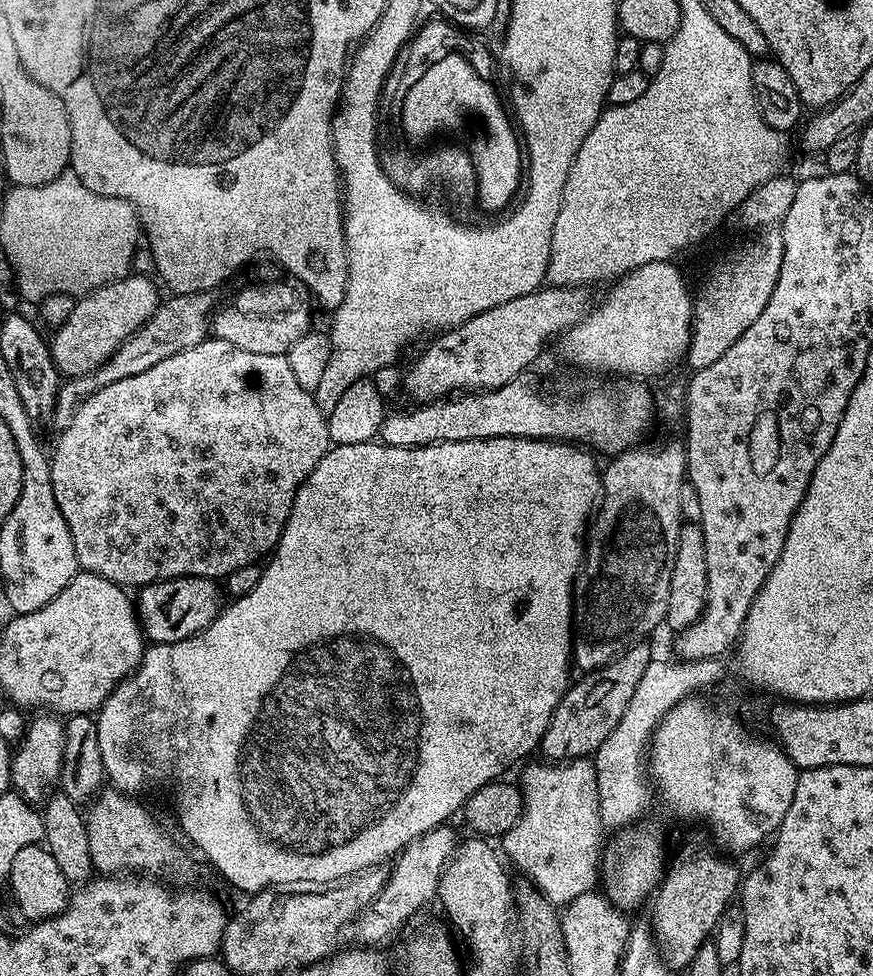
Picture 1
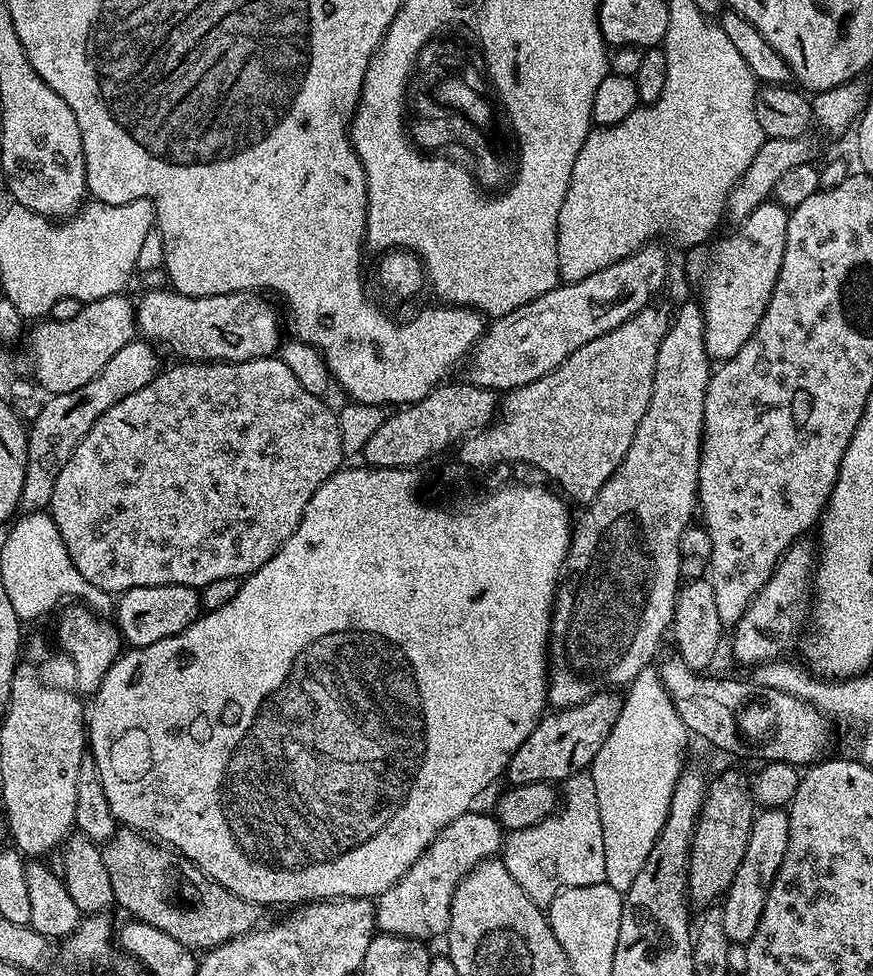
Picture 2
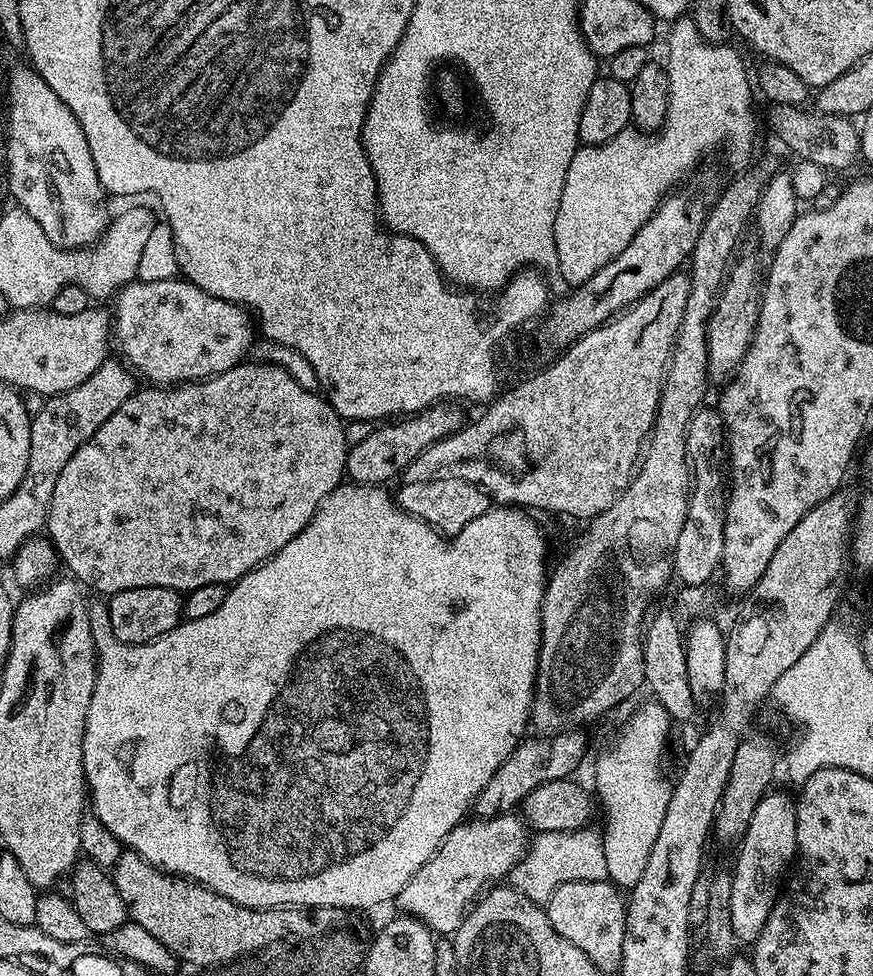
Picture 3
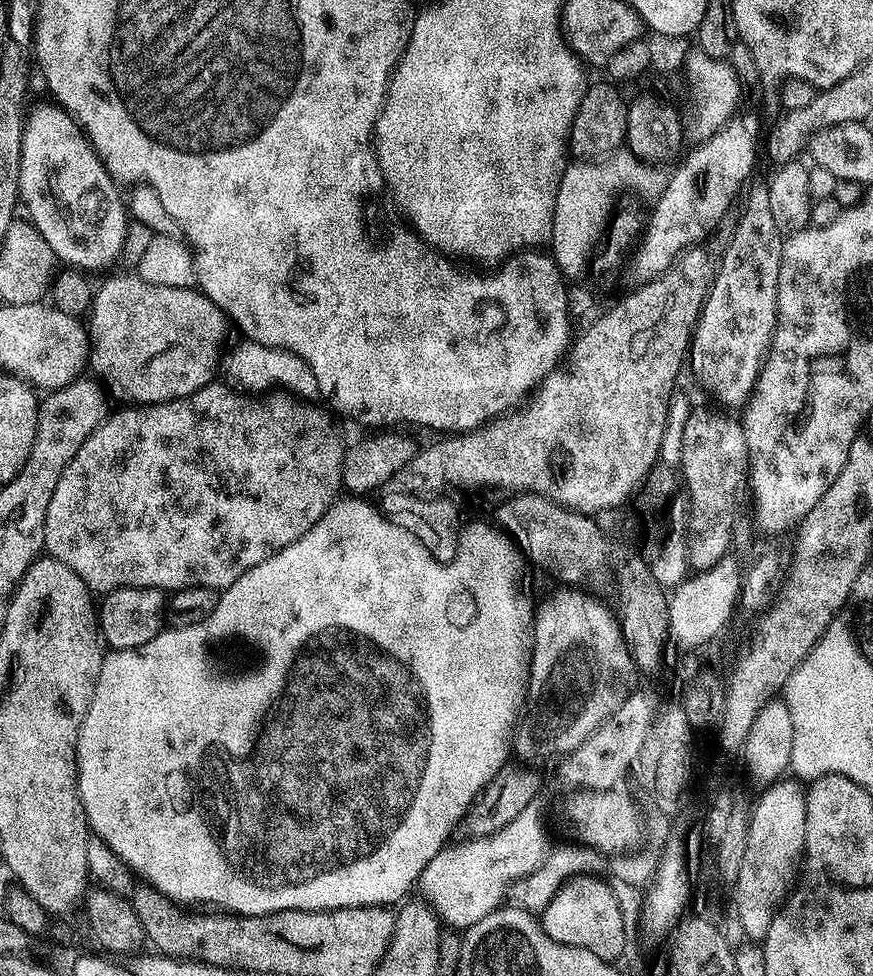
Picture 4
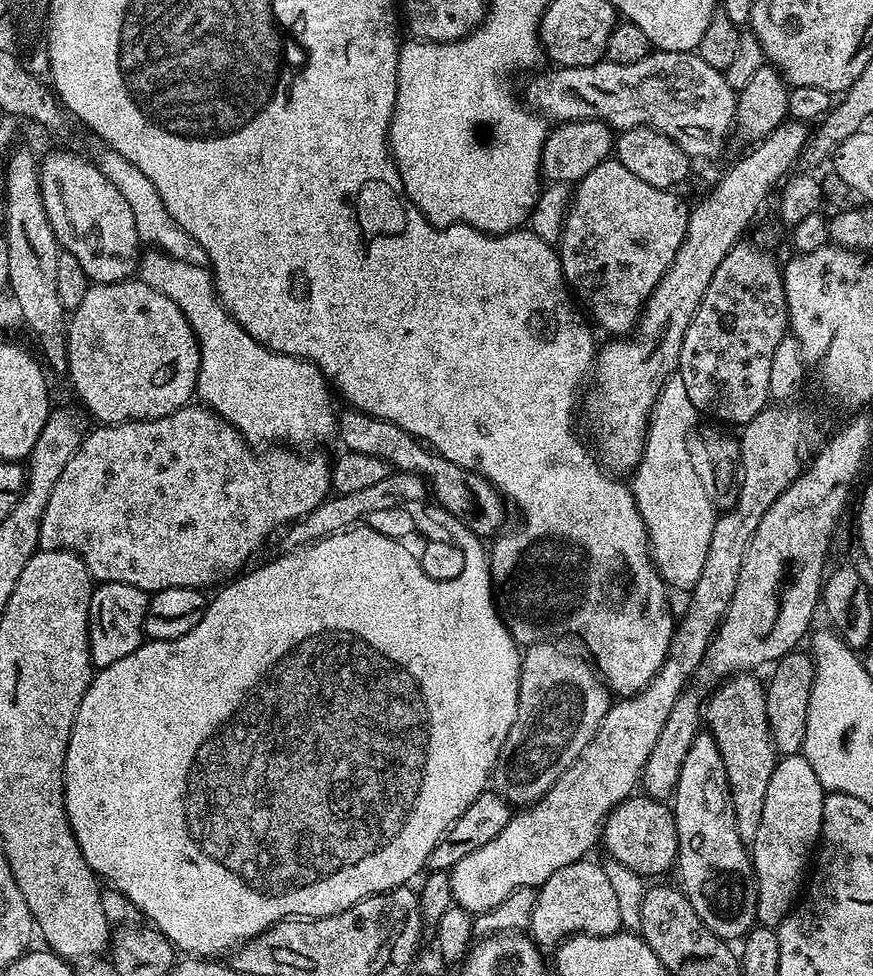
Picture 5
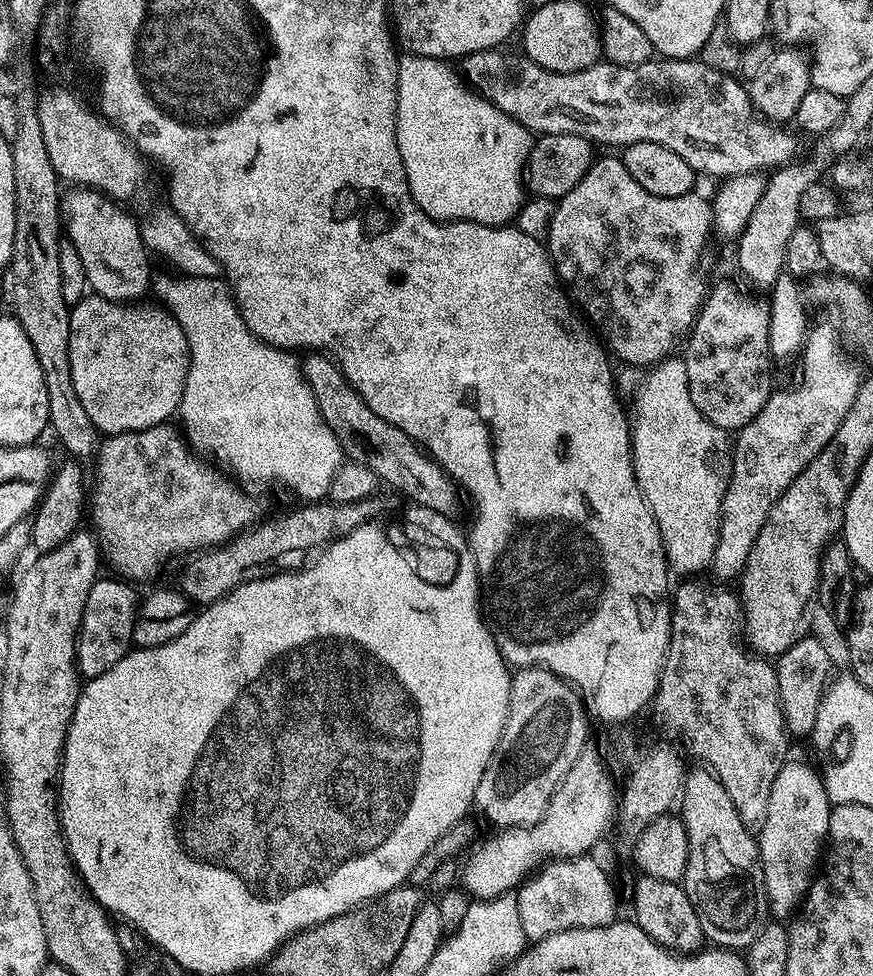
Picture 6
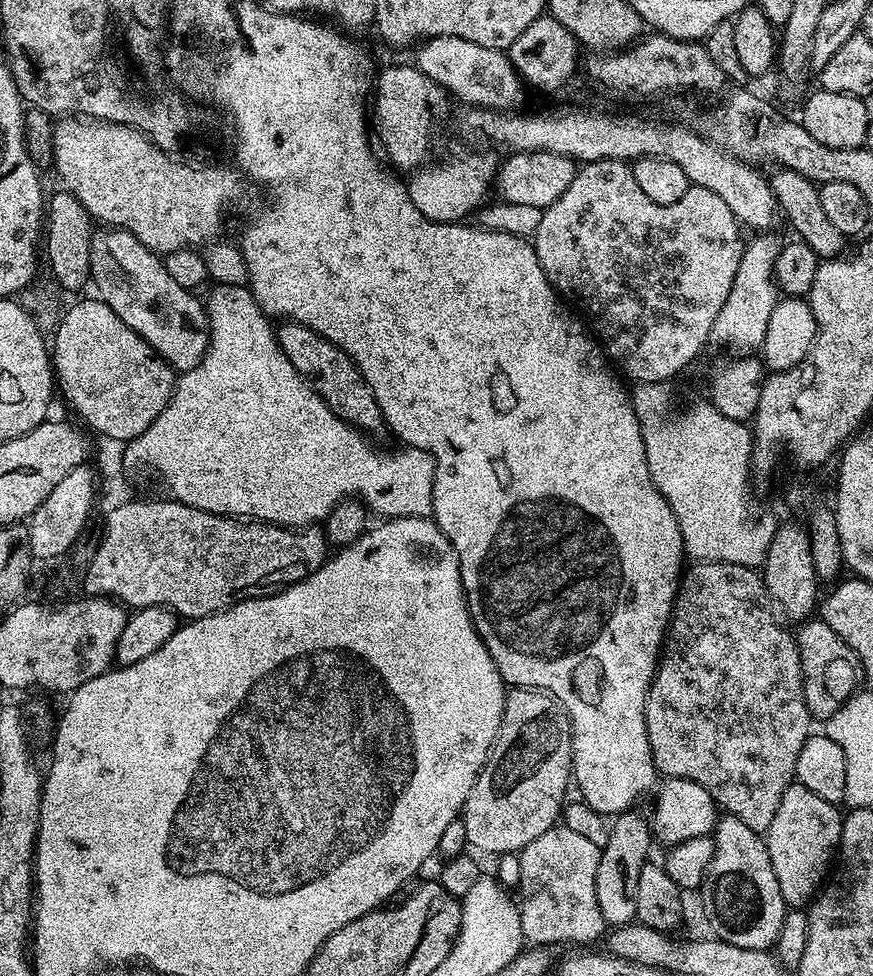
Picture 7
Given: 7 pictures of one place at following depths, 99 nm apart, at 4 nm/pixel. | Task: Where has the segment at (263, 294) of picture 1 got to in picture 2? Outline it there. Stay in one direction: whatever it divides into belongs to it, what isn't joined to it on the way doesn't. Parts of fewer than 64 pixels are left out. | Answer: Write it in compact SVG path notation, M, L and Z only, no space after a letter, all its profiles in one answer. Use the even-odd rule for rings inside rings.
M178 291L148 292L135 305L134 315L139 335L143 339L170 351L184 362L227 362L256 360L259 356L273 355L282 343L280 320L268 300L256 292L231 292L217 296L184 296Z

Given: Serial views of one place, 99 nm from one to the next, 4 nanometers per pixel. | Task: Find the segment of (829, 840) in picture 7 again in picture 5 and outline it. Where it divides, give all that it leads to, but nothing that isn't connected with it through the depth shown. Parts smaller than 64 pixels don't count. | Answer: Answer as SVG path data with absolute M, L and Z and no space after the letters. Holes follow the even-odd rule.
M804 755L780 756L777 759L774 774L770 774L770 782L766 786L766 803L762 805L762 823L758 826L758 834L754 834L754 838L750 841L752 869L756 871L757 925L764 925L770 929L777 928L797 903L806 880L804 867L807 864L809 867L814 849L820 842L825 795L822 782L818 782L818 774L814 774L814 766L810 766Z

